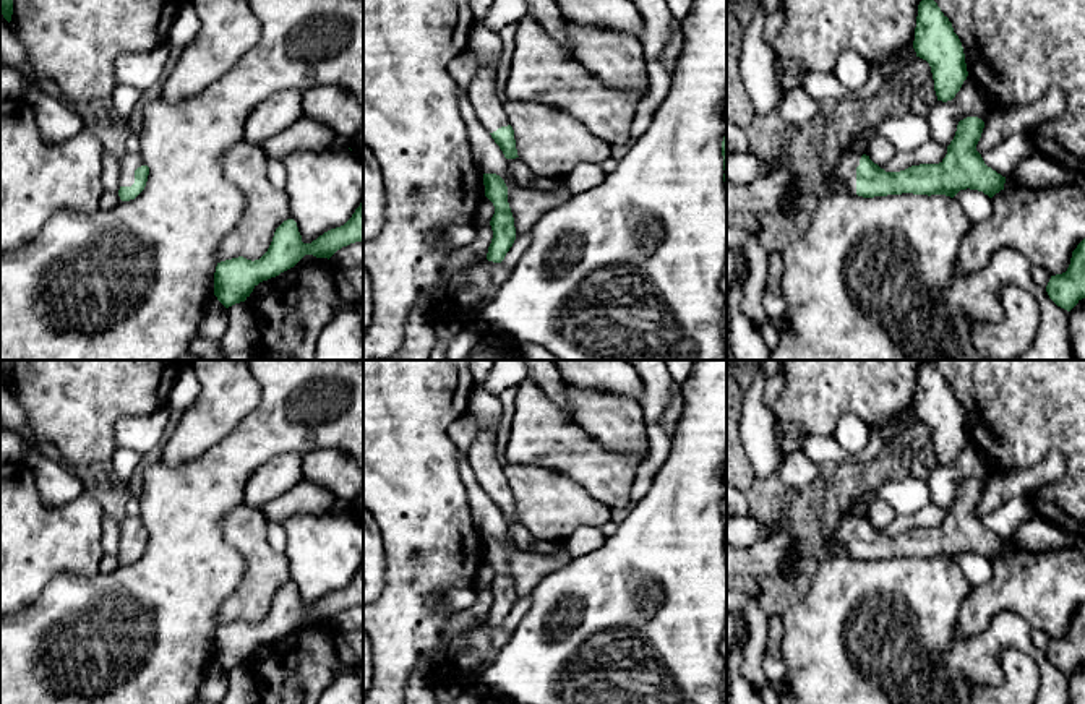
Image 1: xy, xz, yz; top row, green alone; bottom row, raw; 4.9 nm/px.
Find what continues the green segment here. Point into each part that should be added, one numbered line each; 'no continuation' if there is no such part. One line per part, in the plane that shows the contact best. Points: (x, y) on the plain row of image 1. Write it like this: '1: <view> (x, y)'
1: xy (130, 524)

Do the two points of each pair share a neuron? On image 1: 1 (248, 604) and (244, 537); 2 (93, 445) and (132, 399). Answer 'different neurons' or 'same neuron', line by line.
1: same neuron
2: same neuron

